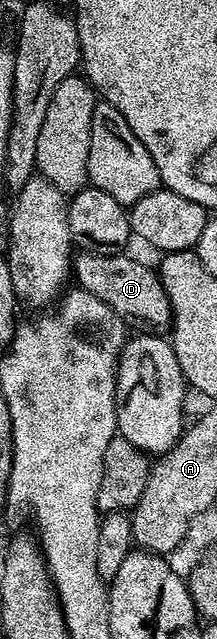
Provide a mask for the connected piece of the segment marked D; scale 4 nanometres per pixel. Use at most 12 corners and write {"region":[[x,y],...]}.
{"region":[[80,251],[74,281],[129,326],[164,331],[159,272],[112,251]]}

